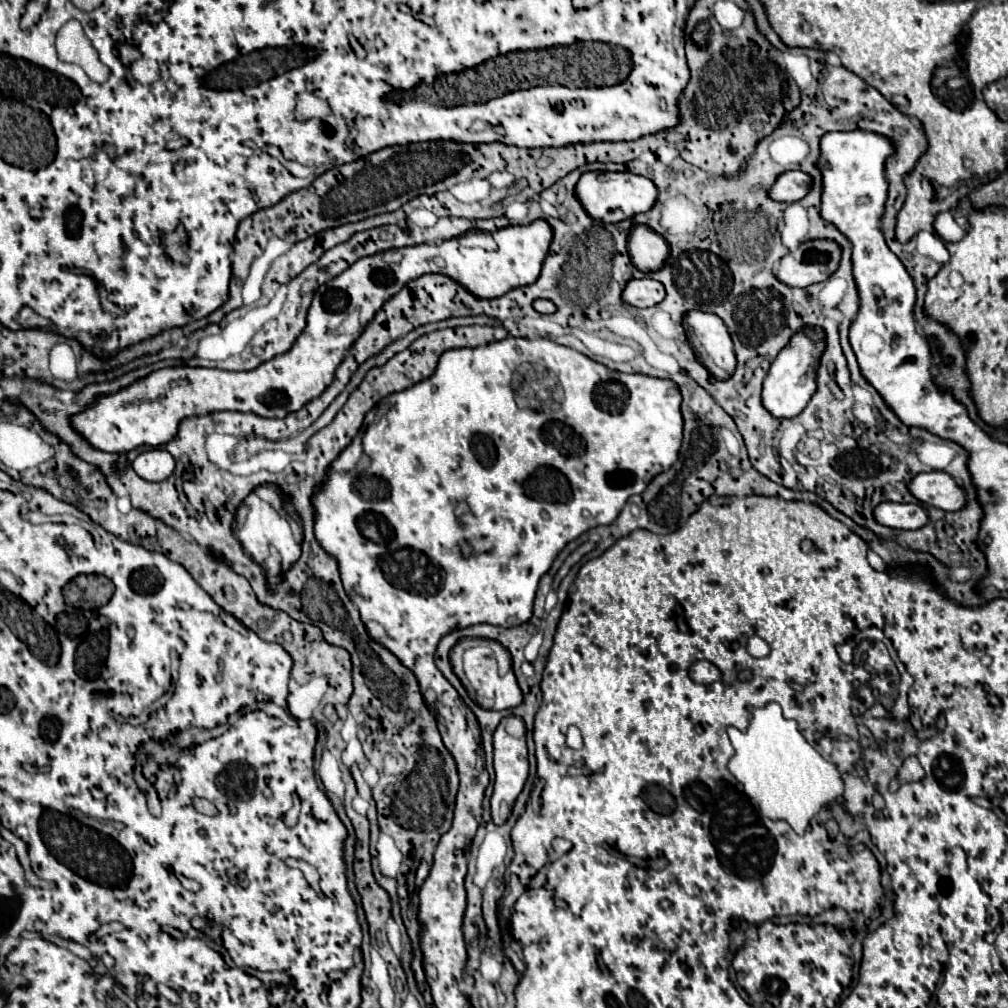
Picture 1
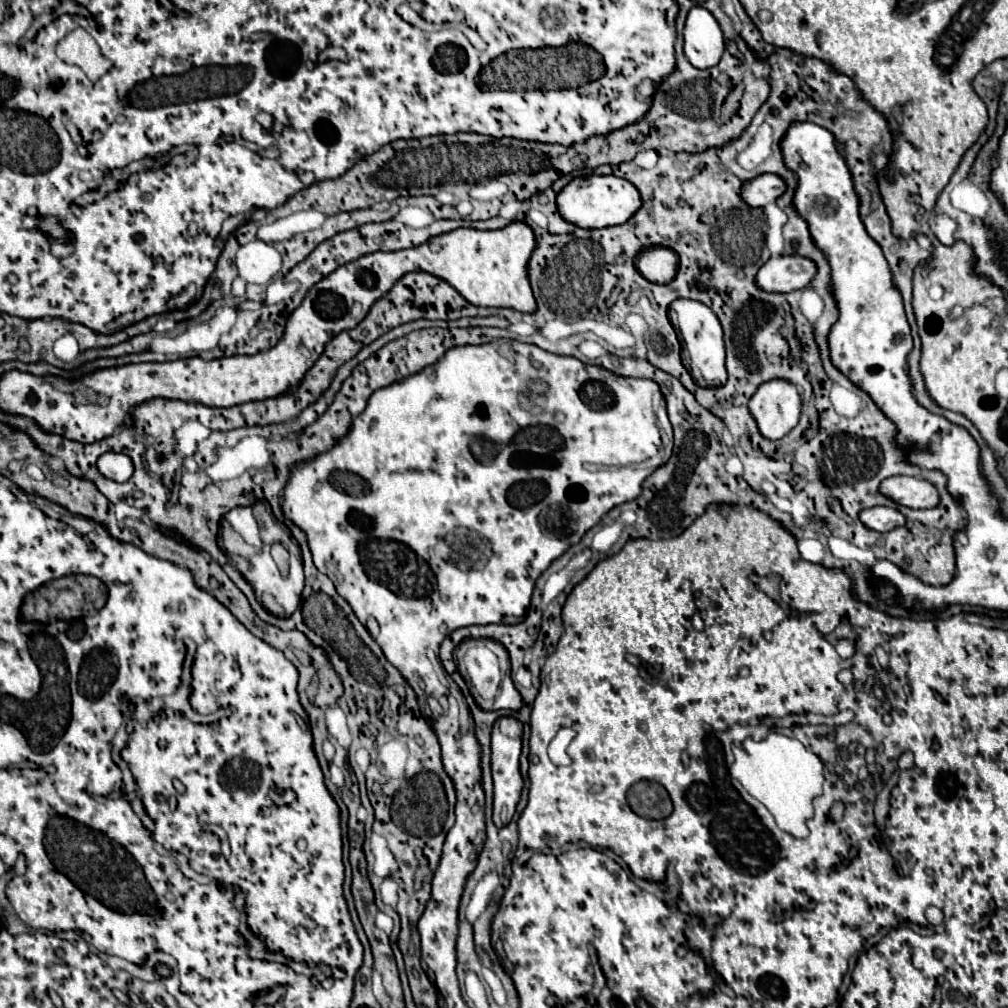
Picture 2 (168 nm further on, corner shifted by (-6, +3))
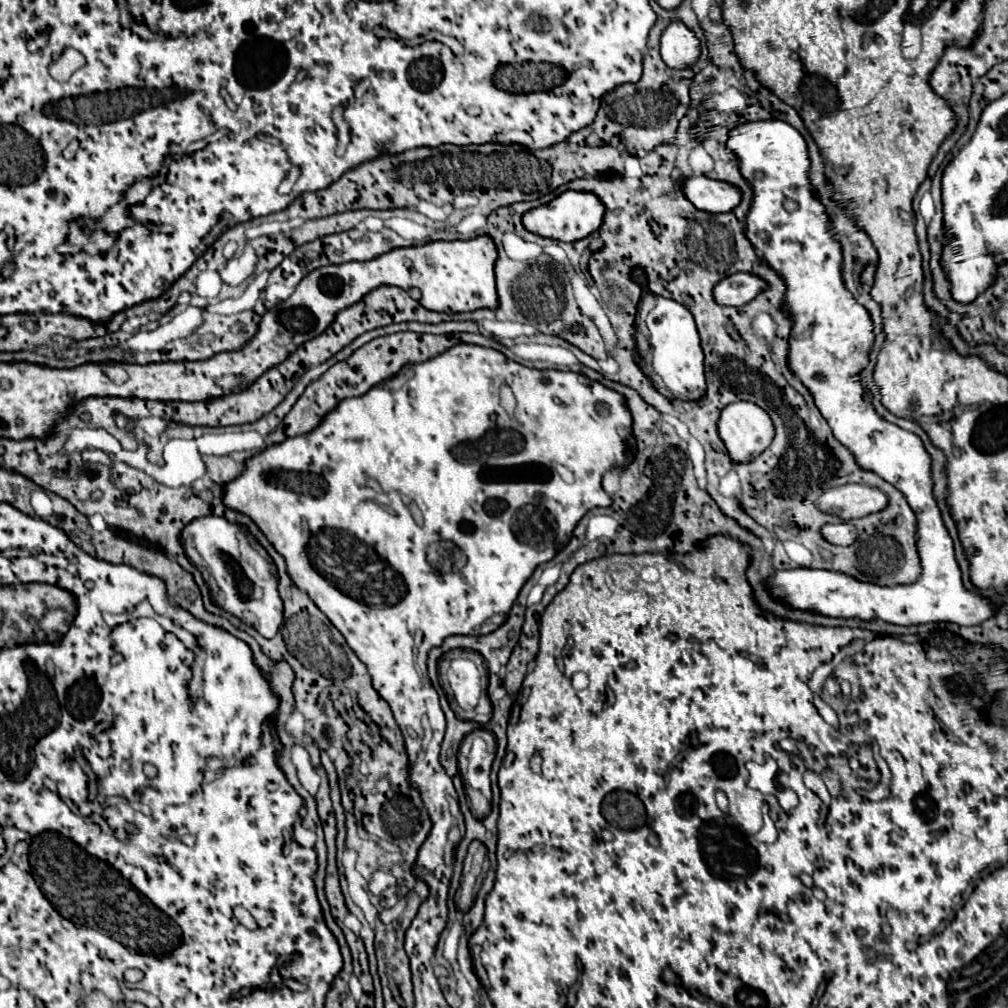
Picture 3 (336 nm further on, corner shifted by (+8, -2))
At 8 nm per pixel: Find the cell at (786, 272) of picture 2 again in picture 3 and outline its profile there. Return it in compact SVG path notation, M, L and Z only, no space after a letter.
M739 272L733 276L725 276L725 280L715 284L713 300L717 300L717 304L721 306L743 306L753 300L763 288L767 288L767 284L761 278Z

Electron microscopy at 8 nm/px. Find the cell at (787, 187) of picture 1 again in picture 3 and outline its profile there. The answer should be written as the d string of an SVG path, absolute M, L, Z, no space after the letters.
M691 176L683 180L685 196L695 208L701 208L709 214L721 214L735 208L741 200L741 194L735 186L719 180L711 180L707 176Z

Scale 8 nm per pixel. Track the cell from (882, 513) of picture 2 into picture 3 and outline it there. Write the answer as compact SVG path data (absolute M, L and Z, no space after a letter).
M827 524L821 528L821 536L823 540L827 540L829 544L835 544L835 546L849 546L855 538L857 538L857 530L849 524Z

